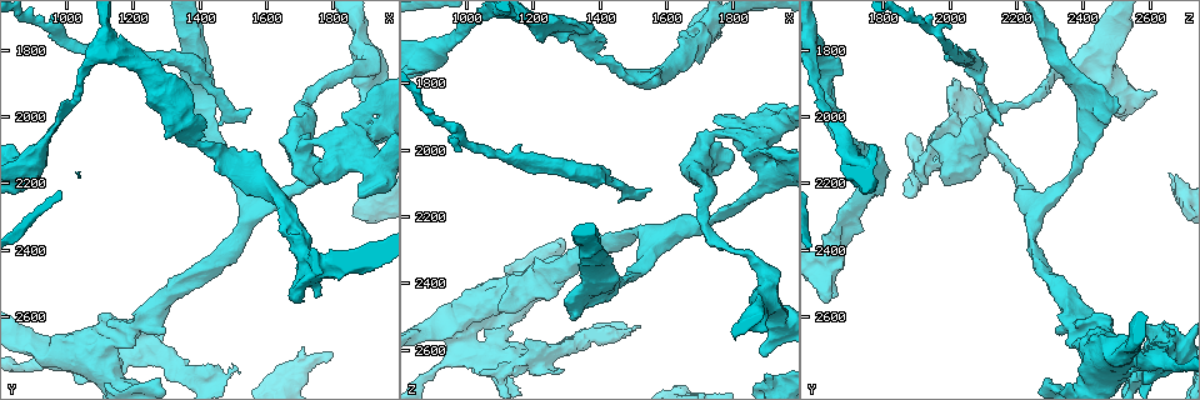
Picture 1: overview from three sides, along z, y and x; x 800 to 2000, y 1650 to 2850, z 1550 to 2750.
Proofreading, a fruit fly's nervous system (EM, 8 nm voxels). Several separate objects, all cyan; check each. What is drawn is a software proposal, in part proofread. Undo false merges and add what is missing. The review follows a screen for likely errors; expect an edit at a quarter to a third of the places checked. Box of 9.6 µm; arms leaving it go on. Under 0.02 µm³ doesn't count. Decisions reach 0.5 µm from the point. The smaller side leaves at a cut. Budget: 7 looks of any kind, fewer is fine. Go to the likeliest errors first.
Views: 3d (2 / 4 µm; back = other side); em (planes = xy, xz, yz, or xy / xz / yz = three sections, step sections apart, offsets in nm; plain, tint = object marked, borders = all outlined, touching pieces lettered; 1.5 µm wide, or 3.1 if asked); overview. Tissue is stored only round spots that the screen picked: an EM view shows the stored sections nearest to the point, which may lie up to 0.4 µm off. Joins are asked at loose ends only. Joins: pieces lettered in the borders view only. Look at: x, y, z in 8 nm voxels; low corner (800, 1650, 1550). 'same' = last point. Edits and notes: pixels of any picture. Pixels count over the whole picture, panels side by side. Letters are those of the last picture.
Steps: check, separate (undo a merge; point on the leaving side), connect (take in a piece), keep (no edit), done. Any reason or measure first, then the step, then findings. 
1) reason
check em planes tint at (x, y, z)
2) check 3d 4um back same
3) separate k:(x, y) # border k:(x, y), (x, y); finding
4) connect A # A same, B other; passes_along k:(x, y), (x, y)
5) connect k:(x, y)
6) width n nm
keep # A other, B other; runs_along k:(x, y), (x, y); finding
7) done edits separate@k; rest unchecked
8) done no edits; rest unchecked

sudden change in width
check 3d 4um at (1450, 2110, 1760)

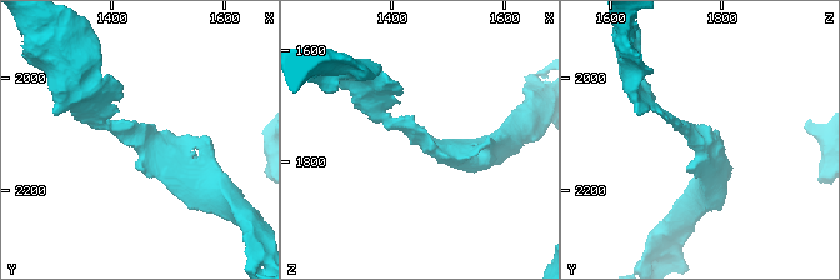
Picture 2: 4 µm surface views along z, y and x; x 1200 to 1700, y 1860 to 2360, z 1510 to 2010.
check em xz step 8 tint at (1445, 2120, 1760)

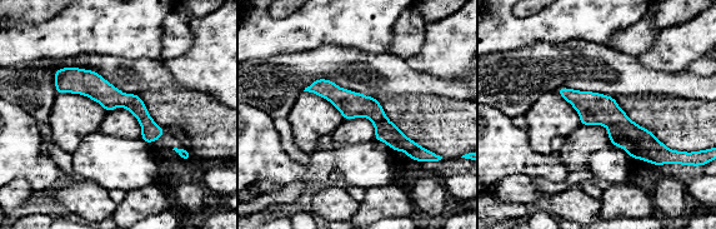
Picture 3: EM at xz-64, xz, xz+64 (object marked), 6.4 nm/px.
another direction
check em planes borders same

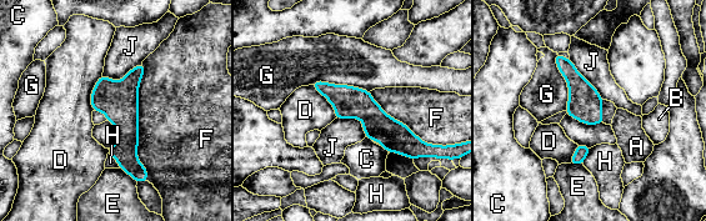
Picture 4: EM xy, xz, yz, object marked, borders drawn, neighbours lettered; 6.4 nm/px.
width 200 nm
keep # A other, B other, C other, D other, E other, F other, G other, H other, J other; runs_along 4:(316, 84), (360, 104), (415, 149); continuous, no second cell

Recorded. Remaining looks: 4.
touches itself
check em planes borders at (1090, 2770, 2540)

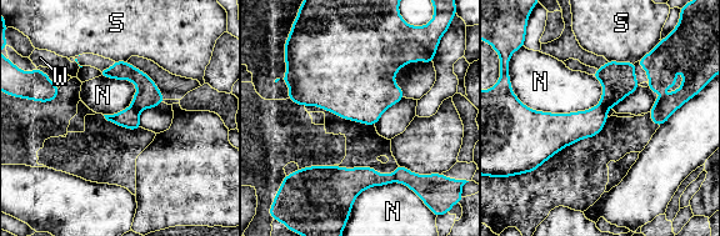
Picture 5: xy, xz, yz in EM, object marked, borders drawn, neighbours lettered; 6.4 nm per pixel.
width 130 nm; longest_contact N 550 nm
separate 5:(148, 95) # N other, S other, W other; a second cell is stuck on

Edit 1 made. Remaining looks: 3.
done edits separate@5; rest unchecked

